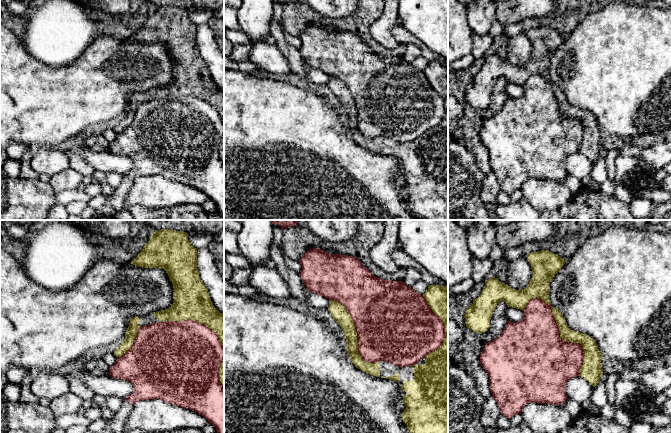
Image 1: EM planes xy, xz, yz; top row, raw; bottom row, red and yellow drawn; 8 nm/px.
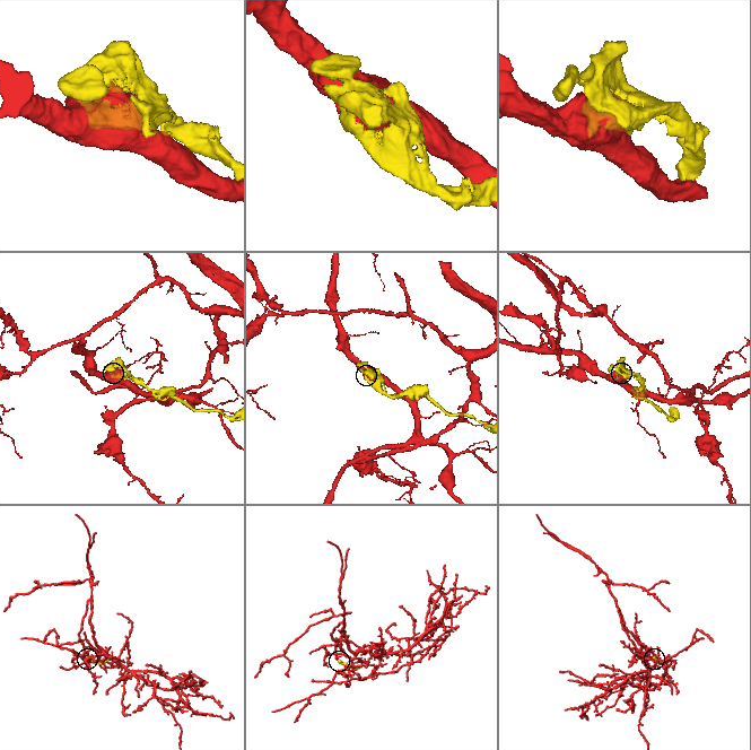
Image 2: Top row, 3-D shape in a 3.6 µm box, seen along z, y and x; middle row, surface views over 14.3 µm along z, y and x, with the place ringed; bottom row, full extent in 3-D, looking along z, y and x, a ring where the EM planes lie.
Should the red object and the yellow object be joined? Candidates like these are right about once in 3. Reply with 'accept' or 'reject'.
reject

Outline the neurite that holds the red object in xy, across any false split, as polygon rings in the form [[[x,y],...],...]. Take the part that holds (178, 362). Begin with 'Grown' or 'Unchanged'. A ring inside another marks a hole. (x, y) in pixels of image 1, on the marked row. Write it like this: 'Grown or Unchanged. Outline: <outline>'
Unchanged. Outline: [[[192,319],[184,321],[155,322],[138,328],[137,336],[132,347],[125,354],[117,358],[115,364],[109,367],[108,374],[113,378],[127,380],[133,384],[133,392],[123,401],[135,404],[137,401],[142,400],[161,399],[169,404],[195,411],[206,418],[208,422],[216,428],[217,433],[224,433],[224,386],[219,380],[219,369],[223,361],[224,347],[222,346],[217,334],[204,324]]]

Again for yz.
Unchanged. Outline: [[[538,297],[526,305],[521,321],[508,321],[501,335],[488,342],[480,354],[480,364],[488,374],[492,397],[508,419],[521,414],[523,407],[531,402],[564,404],[568,399],[565,385],[579,376],[583,360],[582,345],[560,338],[552,306]]]

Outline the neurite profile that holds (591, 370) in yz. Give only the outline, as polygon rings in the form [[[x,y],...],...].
[[[552,307],[552,314],[559,328],[560,338],[565,342],[580,343],[582,345],[584,360],[579,376],[595,387],[603,375],[601,353],[597,343],[589,335],[570,329],[558,308]]]

